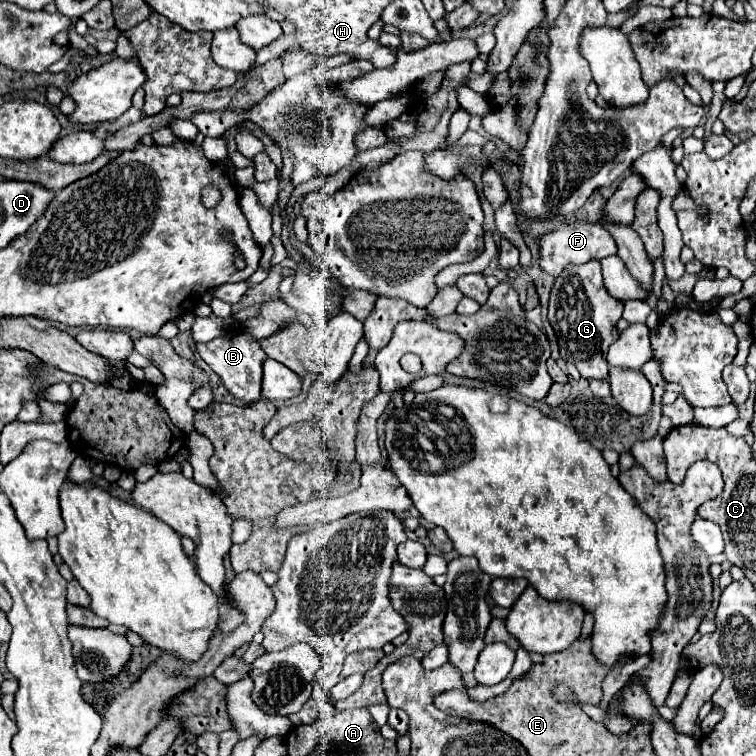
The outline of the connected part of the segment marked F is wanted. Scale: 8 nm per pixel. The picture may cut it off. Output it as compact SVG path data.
M571 218L571 220L563 222L559 228L551 230L539 238L537 264L543 272L557 278L567 264L583 264L583 262L591 262L591 260L601 260L611 254L617 254L615 240L611 238L611 234L607 230L603 230L603 226L599 222L589 222L587 218L581 218L581 220Z

